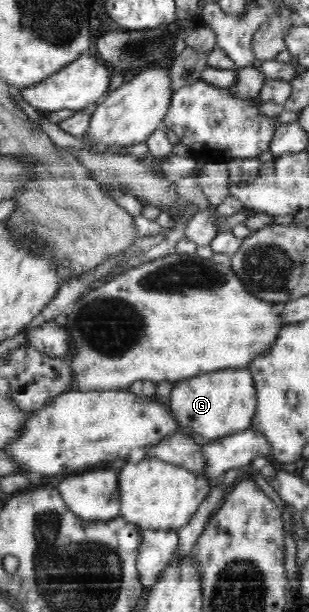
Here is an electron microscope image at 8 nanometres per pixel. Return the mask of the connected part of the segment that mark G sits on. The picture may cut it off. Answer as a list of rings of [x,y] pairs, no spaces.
[[[247,368],[200,373],[182,382],[175,382],[169,398],[169,406],[174,411],[176,422],[210,441],[250,429],[256,404],[258,395],[255,379]]]

